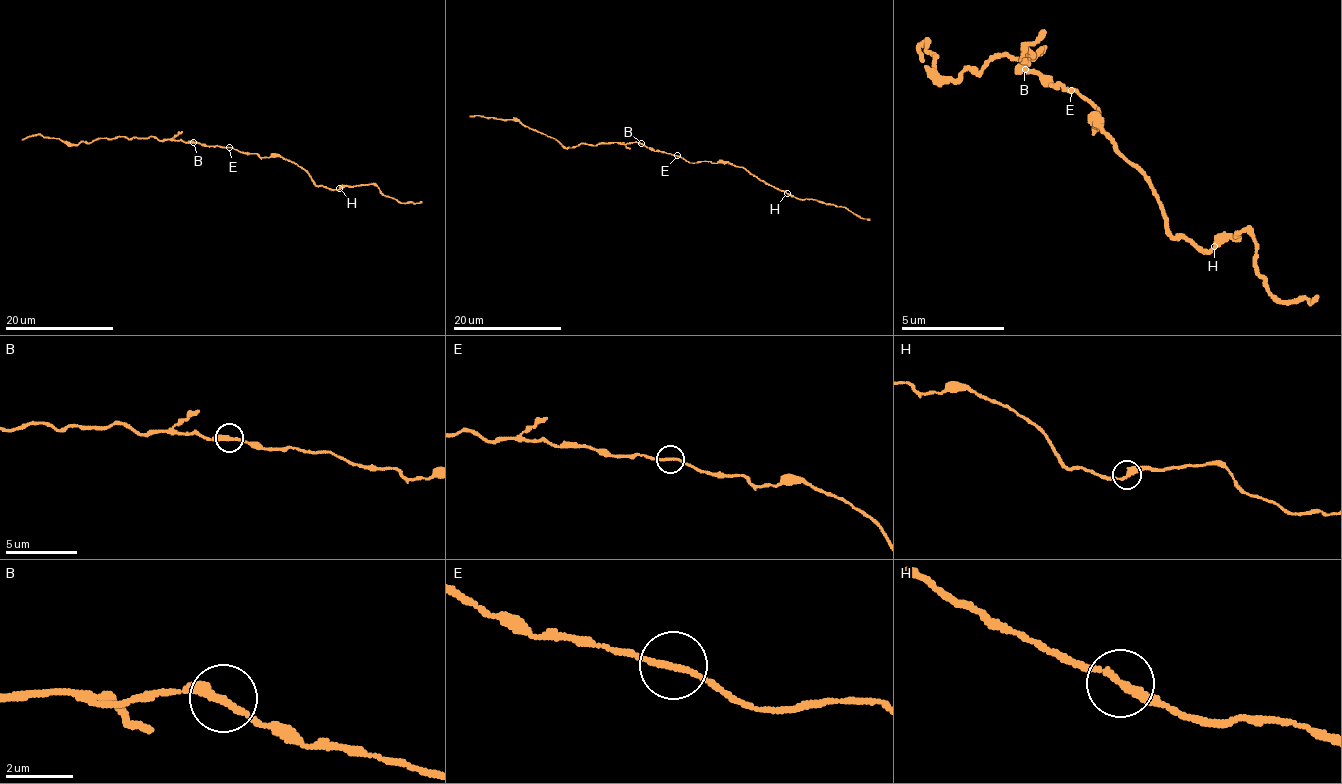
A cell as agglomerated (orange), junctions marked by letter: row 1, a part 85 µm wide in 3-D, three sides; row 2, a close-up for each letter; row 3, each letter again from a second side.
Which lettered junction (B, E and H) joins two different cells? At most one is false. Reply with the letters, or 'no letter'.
no letter

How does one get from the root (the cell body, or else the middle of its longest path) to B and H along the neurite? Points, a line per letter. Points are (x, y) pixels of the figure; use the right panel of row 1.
B: (1076, 90), (1066, 85), (1050, 85), (1040, 75), (1030, 75), (1025, 69)
H: (1076, 90), (1097, 111), (1092, 126), (1107, 131), (1148, 183), (1164, 224), (1200, 250), (1216, 245)

